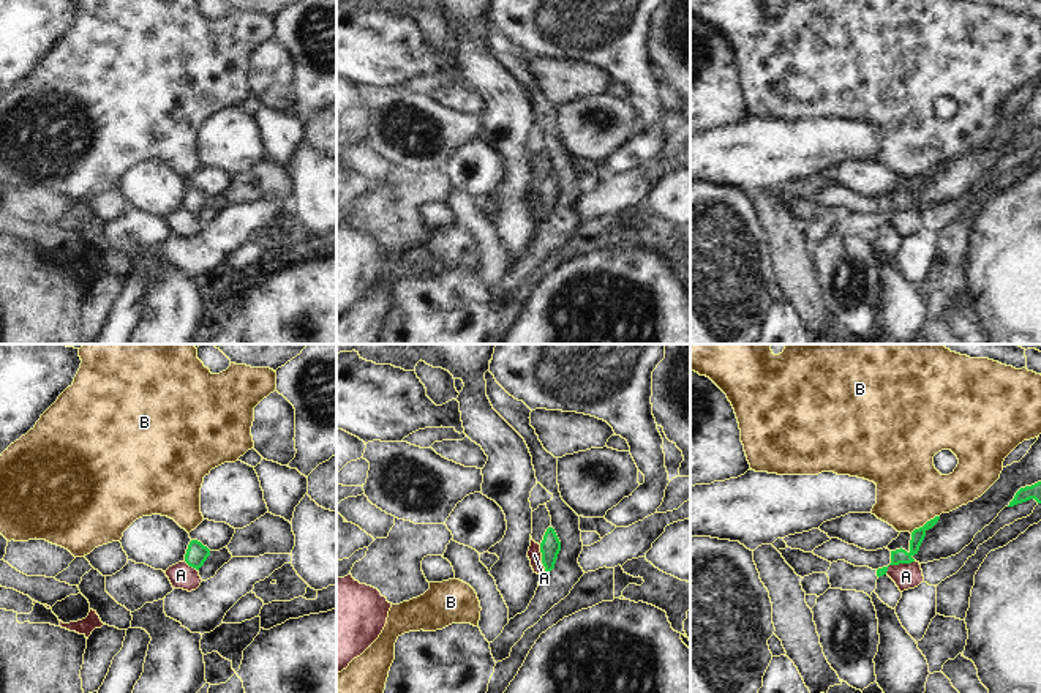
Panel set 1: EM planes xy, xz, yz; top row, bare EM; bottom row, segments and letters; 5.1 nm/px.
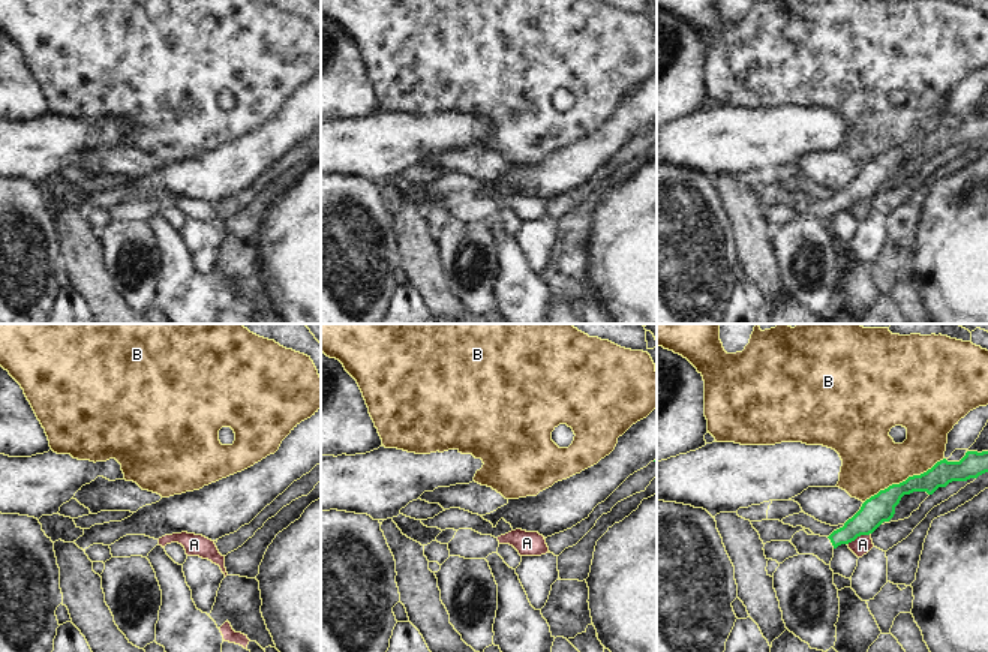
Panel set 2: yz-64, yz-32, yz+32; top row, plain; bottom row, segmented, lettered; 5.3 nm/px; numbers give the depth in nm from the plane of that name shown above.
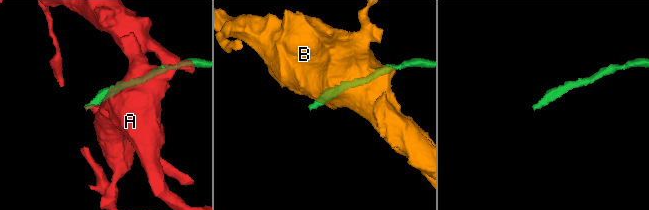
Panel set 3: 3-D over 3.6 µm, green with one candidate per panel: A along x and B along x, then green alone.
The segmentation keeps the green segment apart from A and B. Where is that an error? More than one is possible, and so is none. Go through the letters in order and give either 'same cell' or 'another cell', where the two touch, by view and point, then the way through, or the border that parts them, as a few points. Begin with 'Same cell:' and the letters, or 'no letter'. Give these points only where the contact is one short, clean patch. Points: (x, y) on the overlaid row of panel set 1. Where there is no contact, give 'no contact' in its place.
Same cell: no letter
A: another cell | yz (898, 564) | along yz (915, 561), (891, 564), (885, 573)
B: another cell | yz (926, 523) | along yz (939, 515), (910, 532)

